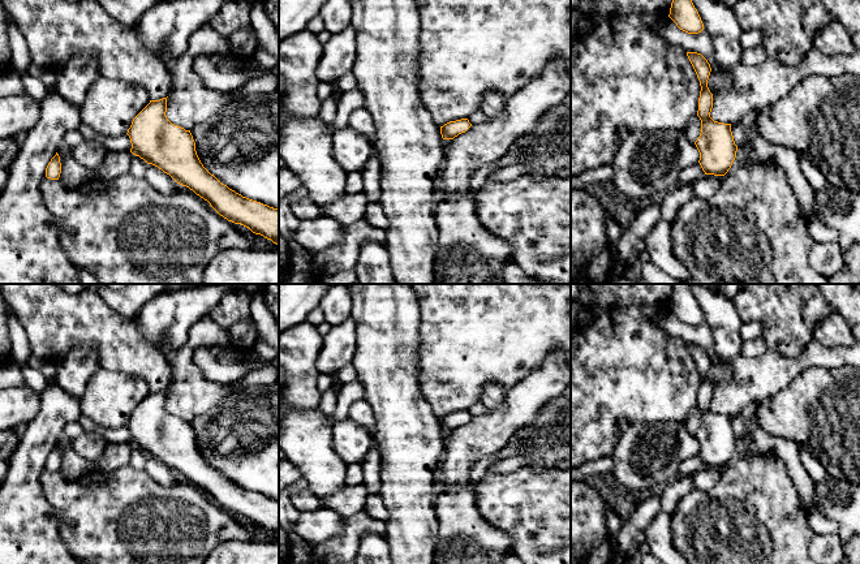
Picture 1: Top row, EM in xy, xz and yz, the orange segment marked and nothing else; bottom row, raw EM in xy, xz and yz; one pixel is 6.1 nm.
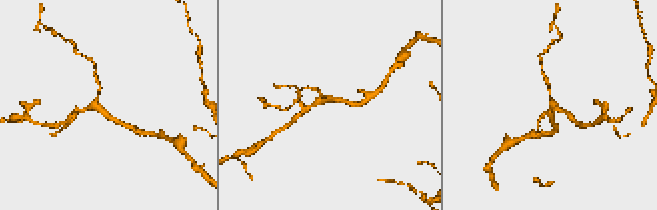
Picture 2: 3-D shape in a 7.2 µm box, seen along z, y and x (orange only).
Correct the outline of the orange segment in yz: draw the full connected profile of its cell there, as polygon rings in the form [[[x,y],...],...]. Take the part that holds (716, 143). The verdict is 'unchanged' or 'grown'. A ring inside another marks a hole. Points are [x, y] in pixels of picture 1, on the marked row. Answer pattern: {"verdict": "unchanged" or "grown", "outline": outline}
{"verdict": "unchanged", "outline": [[[687,52],[687,56],[701,86],[697,111],[701,120],[701,133],[695,142],[700,152],[698,163],[705,175],[724,176],[731,168],[738,151],[731,124],[718,122],[710,117],[713,108],[713,94],[708,87],[711,72],[710,64],[697,52]]]}

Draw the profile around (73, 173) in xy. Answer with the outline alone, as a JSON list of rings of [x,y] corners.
[[[65,145],[57,150],[61,163],[61,173],[59,180],[66,186],[77,186],[93,180],[95,177],[94,171],[76,162],[70,154],[70,150],[72,148]]]

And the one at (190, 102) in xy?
[[[206,23],[190,35],[185,53],[169,61],[167,68],[172,87],[167,98],[165,116],[172,124],[192,130],[236,102],[232,92],[208,89],[194,70],[201,55],[227,53],[231,49],[229,39]]]

